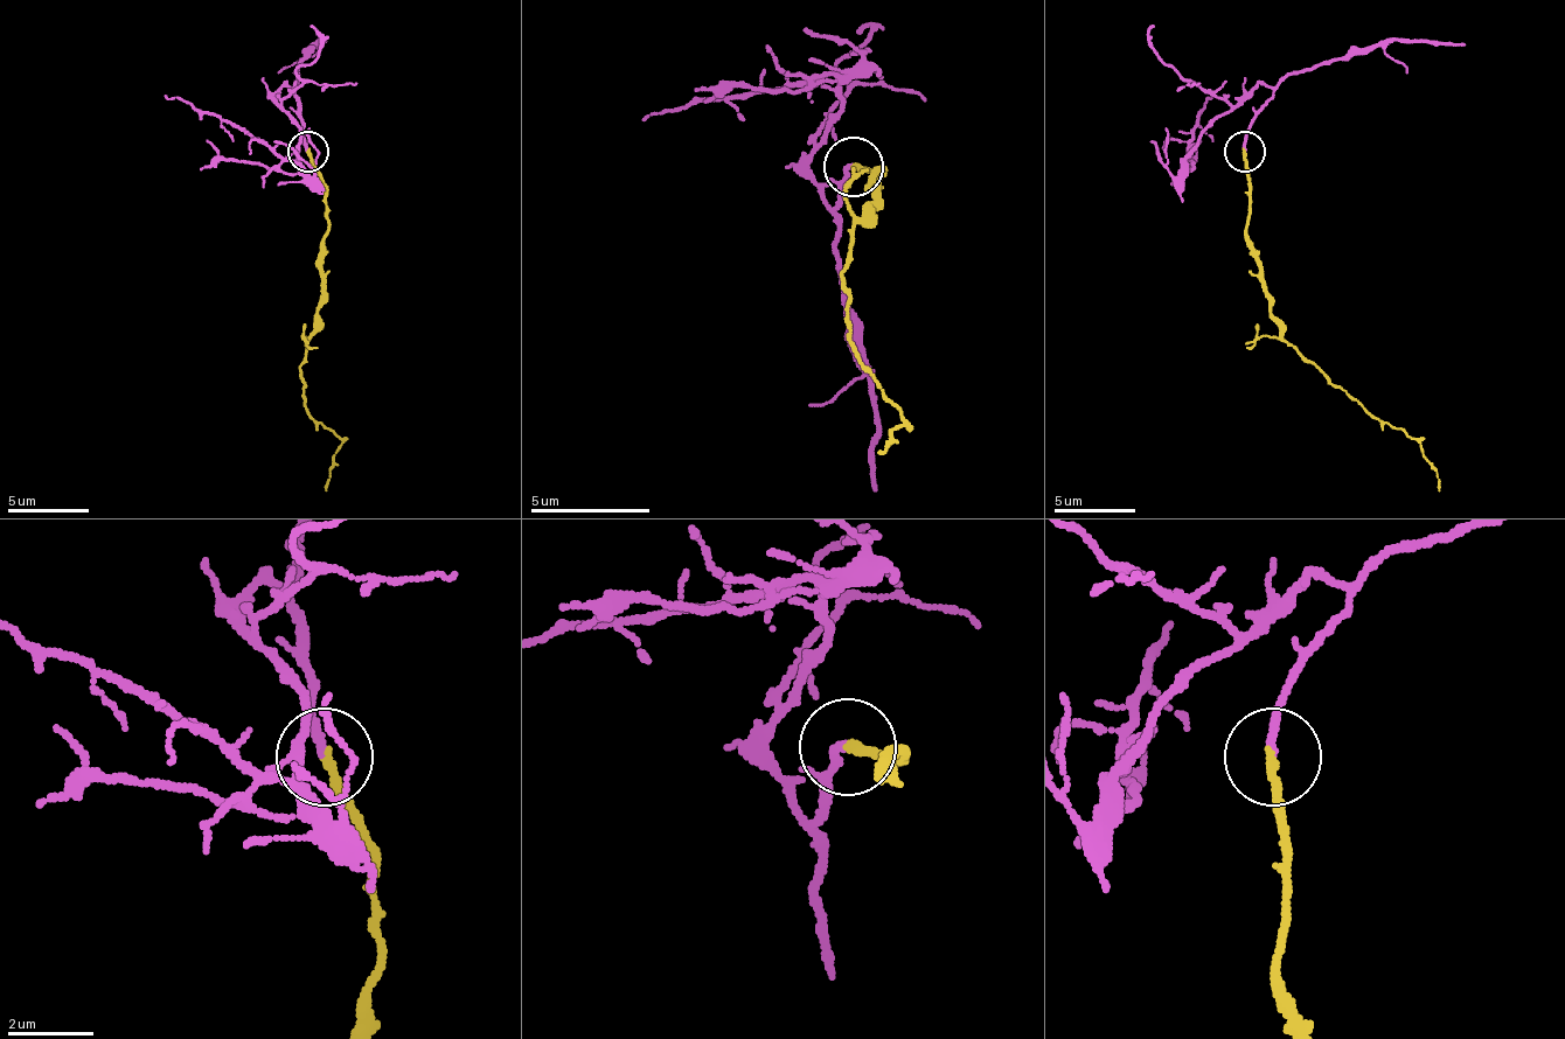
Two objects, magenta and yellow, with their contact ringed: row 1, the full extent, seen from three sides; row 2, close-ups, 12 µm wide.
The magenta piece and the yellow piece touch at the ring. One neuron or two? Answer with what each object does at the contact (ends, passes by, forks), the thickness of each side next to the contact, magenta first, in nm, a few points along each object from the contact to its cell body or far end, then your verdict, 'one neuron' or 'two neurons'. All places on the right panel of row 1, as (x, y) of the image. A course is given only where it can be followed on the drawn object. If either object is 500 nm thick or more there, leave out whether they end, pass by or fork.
magenta ends there; yellow ends there; 190 nm thick on the magenta side, 200 nm on the other; magenta runs (1246, 152), (1250, 120), (1270, 96), (1270, 88), (1258, 84), (1233, 104), (1189, 157), (1197, 112), (1214, 96); yellow runs (1246, 152), (1250, 189), (1246, 237), (1270, 318), (1286, 339), (1363, 408), (1416, 439), (1440, 492); one neuron

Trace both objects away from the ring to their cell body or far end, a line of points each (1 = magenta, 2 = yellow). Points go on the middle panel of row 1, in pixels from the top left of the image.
1: (851, 168), (846, 174), (840, 204), (828, 204), (809, 151), (840, 114), (822, 85), (691, 97), (644, 120)
2: (851, 168), (882, 174), (882, 168), (869, 204), (851, 228), (846, 341), (899, 418), (882, 454)

